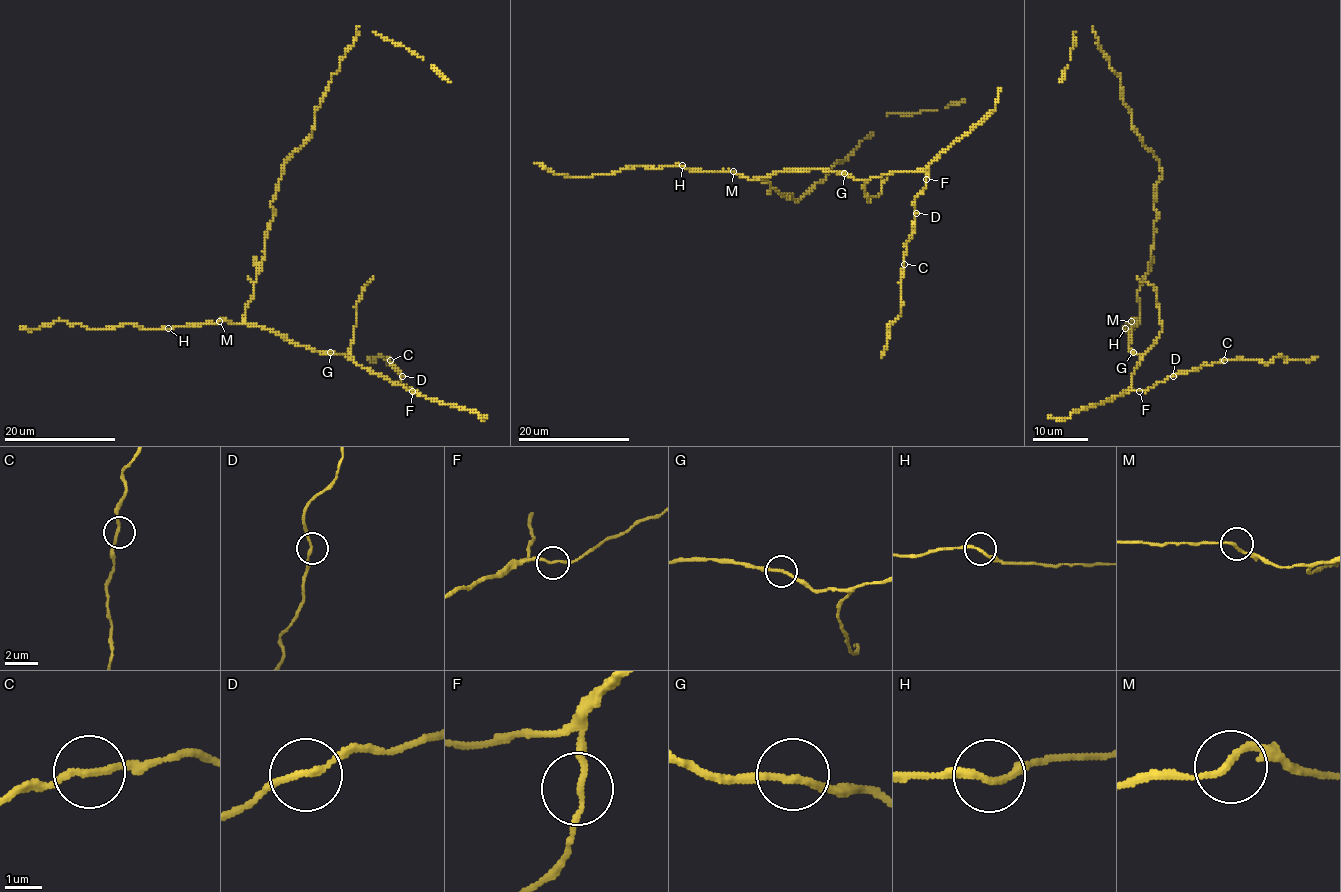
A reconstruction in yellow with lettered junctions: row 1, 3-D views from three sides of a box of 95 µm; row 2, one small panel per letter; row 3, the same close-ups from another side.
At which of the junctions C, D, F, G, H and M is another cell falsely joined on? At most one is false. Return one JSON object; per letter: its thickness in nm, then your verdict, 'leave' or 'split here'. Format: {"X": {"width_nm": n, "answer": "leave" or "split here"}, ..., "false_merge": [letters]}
{"C": {"width_nm": 170, "answer": "leave"}, "D": {"width_nm": 150, "answer": "leave"}, "F": {"width_nm": 140, "answer": "leave"}, "G": {"width_nm": 180, "answer": "split here"}, "H": {"width_nm": 190, "answer": "leave"}, "M": {"width_nm": 170, "answer": "leave"}, "false_merge": ["G"]}

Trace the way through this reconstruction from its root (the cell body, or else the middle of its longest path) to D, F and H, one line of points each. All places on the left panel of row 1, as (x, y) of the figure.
D: (253, 288), (244, 315), (249, 324), (318, 352), (344, 355), (413, 391), (400, 381), (403, 376)
F: (253, 288), (254, 296), (244, 315), (249, 324), (274, 330), (318, 352), (344, 355), (413, 391)
H: (253, 288), (254, 296), (246, 309), (243, 323), (221, 319), (217, 323), (168, 328)

